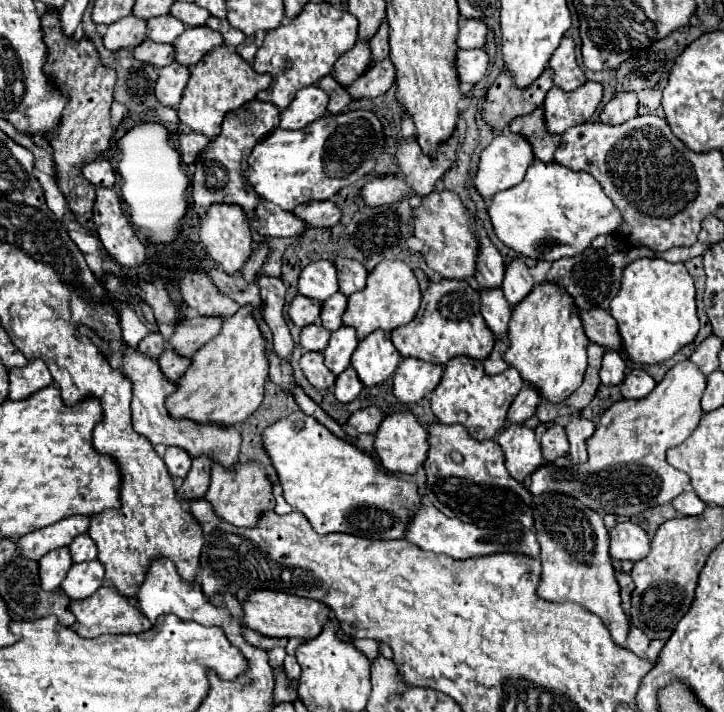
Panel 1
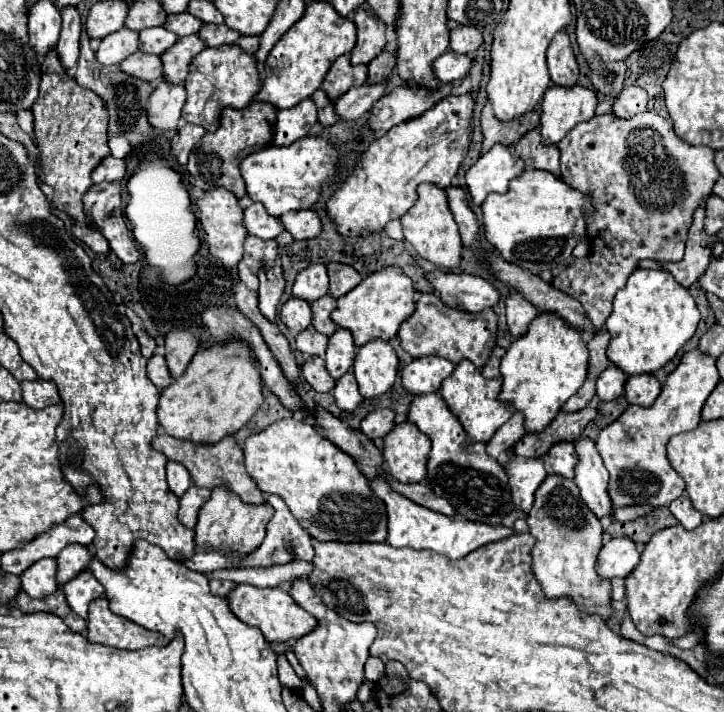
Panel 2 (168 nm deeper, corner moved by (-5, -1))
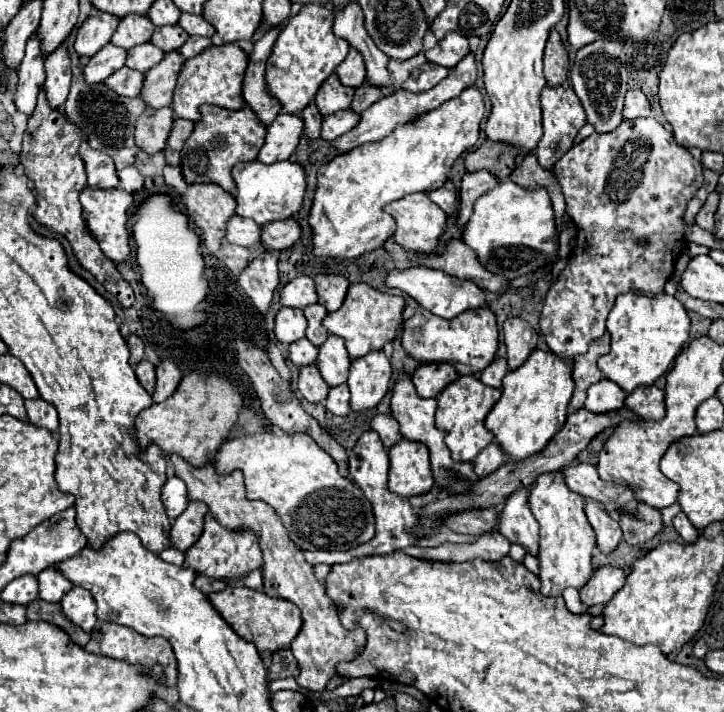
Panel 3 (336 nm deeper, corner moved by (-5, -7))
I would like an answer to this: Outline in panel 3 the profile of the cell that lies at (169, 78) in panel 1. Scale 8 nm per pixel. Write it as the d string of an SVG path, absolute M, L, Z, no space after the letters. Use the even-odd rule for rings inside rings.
M146 109L140 119L136 121L136 147L140 147L146 153L158 153L164 151L166 139L168 139L168 129L172 129L172 109L156 109L150 111Z

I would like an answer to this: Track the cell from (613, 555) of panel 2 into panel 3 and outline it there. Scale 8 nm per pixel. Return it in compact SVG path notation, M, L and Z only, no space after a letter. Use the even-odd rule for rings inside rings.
M618 567L598 569L590 581L580 589L580 601L584 605L604 605L614 593L618 593L626 583L626 573Z

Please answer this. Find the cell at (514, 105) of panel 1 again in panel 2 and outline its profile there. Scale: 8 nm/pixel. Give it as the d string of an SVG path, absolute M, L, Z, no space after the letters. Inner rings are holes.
M488 101L482 109L482 133L484 133L484 143L482 143L482 153L492 149L494 143L504 143L512 145L516 137L522 137L528 129L538 127L540 113L532 109L530 113L524 113L520 117L514 117L510 121L500 121L496 119L492 111L492 103Z

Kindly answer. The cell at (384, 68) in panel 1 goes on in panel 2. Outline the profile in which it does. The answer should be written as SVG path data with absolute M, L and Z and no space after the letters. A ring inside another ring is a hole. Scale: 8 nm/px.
M384 79L380 83L366 83L360 87L352 87L344 95L340 95L334 101L340 119L352 121L352 119L358 119L360 115L364 115L366 111L370 111L372 105L386 93L386 87L388 87L388 79Z

